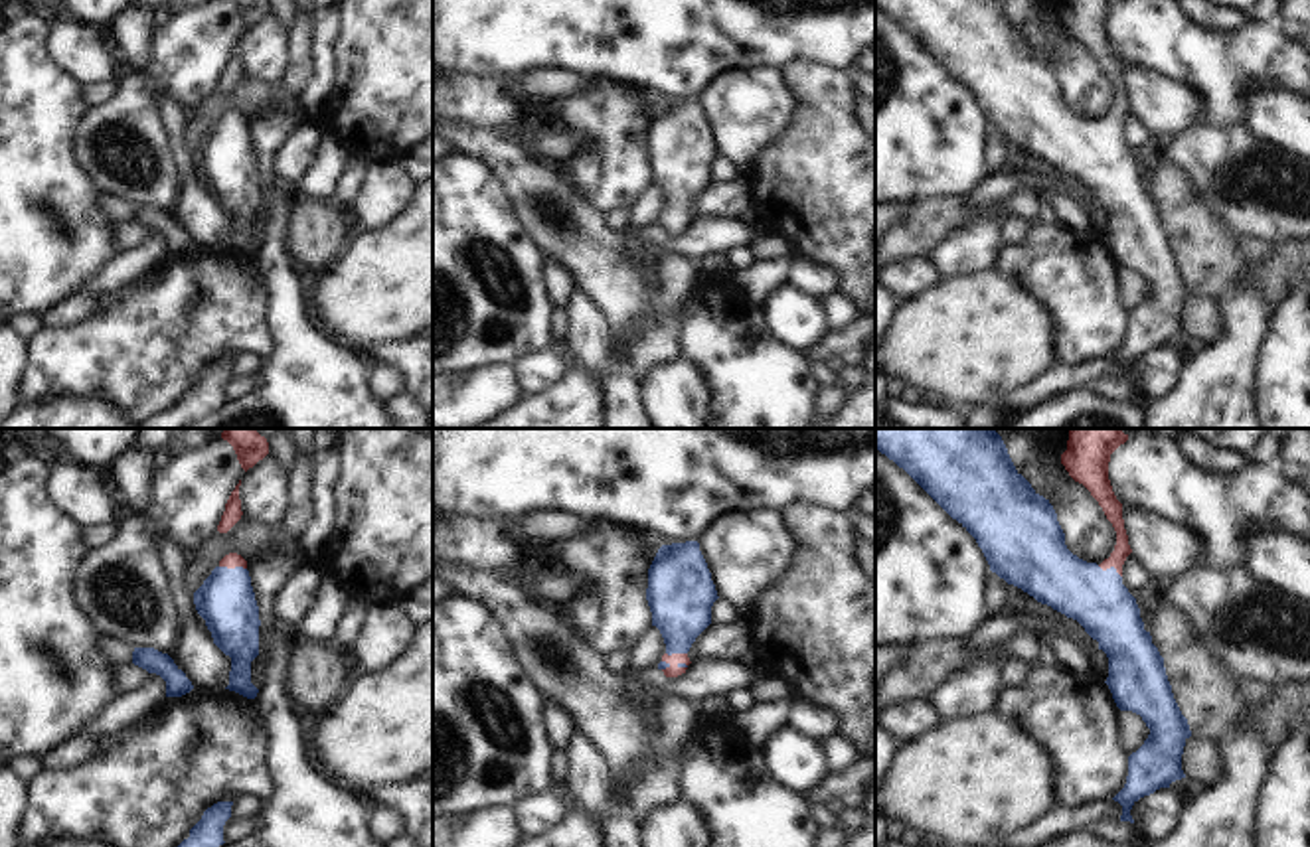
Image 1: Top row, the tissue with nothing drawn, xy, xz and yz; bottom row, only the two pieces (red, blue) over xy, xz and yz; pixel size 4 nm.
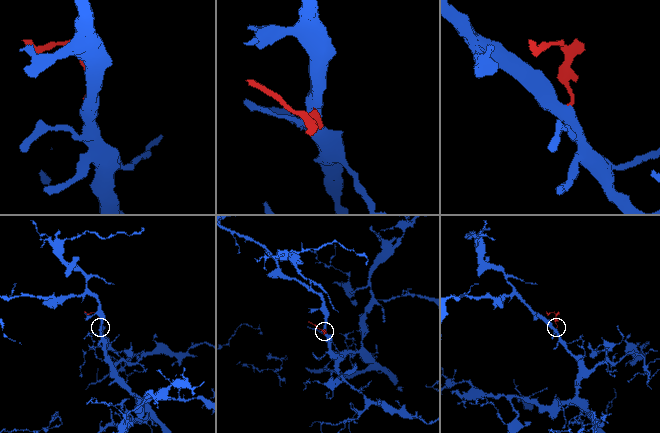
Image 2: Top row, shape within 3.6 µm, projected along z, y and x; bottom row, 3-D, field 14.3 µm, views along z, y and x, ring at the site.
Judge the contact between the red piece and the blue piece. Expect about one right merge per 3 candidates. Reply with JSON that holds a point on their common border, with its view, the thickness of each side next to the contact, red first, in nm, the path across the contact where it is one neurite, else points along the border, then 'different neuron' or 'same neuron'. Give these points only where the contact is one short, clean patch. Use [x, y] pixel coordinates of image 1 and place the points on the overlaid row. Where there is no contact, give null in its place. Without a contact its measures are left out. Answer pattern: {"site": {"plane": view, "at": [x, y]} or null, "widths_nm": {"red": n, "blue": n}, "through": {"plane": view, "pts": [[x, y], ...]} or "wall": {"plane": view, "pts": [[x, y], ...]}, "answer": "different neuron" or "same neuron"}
{"site": {"plane": "xy", "at": [234, 567]}, "widths_nm": {"red": 60, "blue": 240}, "through": {"plane": "xy", "pts": [[232, 559], [234, 567], [226, 601]]}, "answer": "same neuron"}

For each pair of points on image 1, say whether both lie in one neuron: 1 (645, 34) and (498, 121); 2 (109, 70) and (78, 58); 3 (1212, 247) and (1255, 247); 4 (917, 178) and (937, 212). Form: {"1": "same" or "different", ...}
{"1": "different", "2": "same", "3": "different", "4": "different"}

